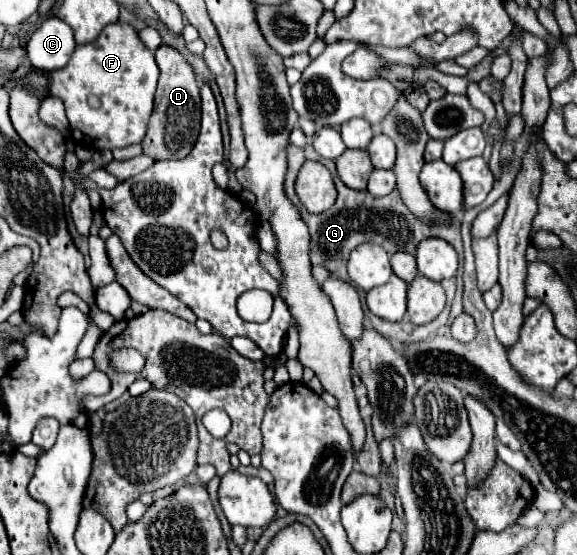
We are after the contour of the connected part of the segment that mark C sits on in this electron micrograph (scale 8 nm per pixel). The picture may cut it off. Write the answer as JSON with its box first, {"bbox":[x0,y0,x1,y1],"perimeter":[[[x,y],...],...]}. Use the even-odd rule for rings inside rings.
{"bbox":[27,18,75,70],"perimeter":[[[47,18],[27,40],[27,56],[39,70],[59,70],[67,66],[75,52],[73,30],[59,18]]]}

